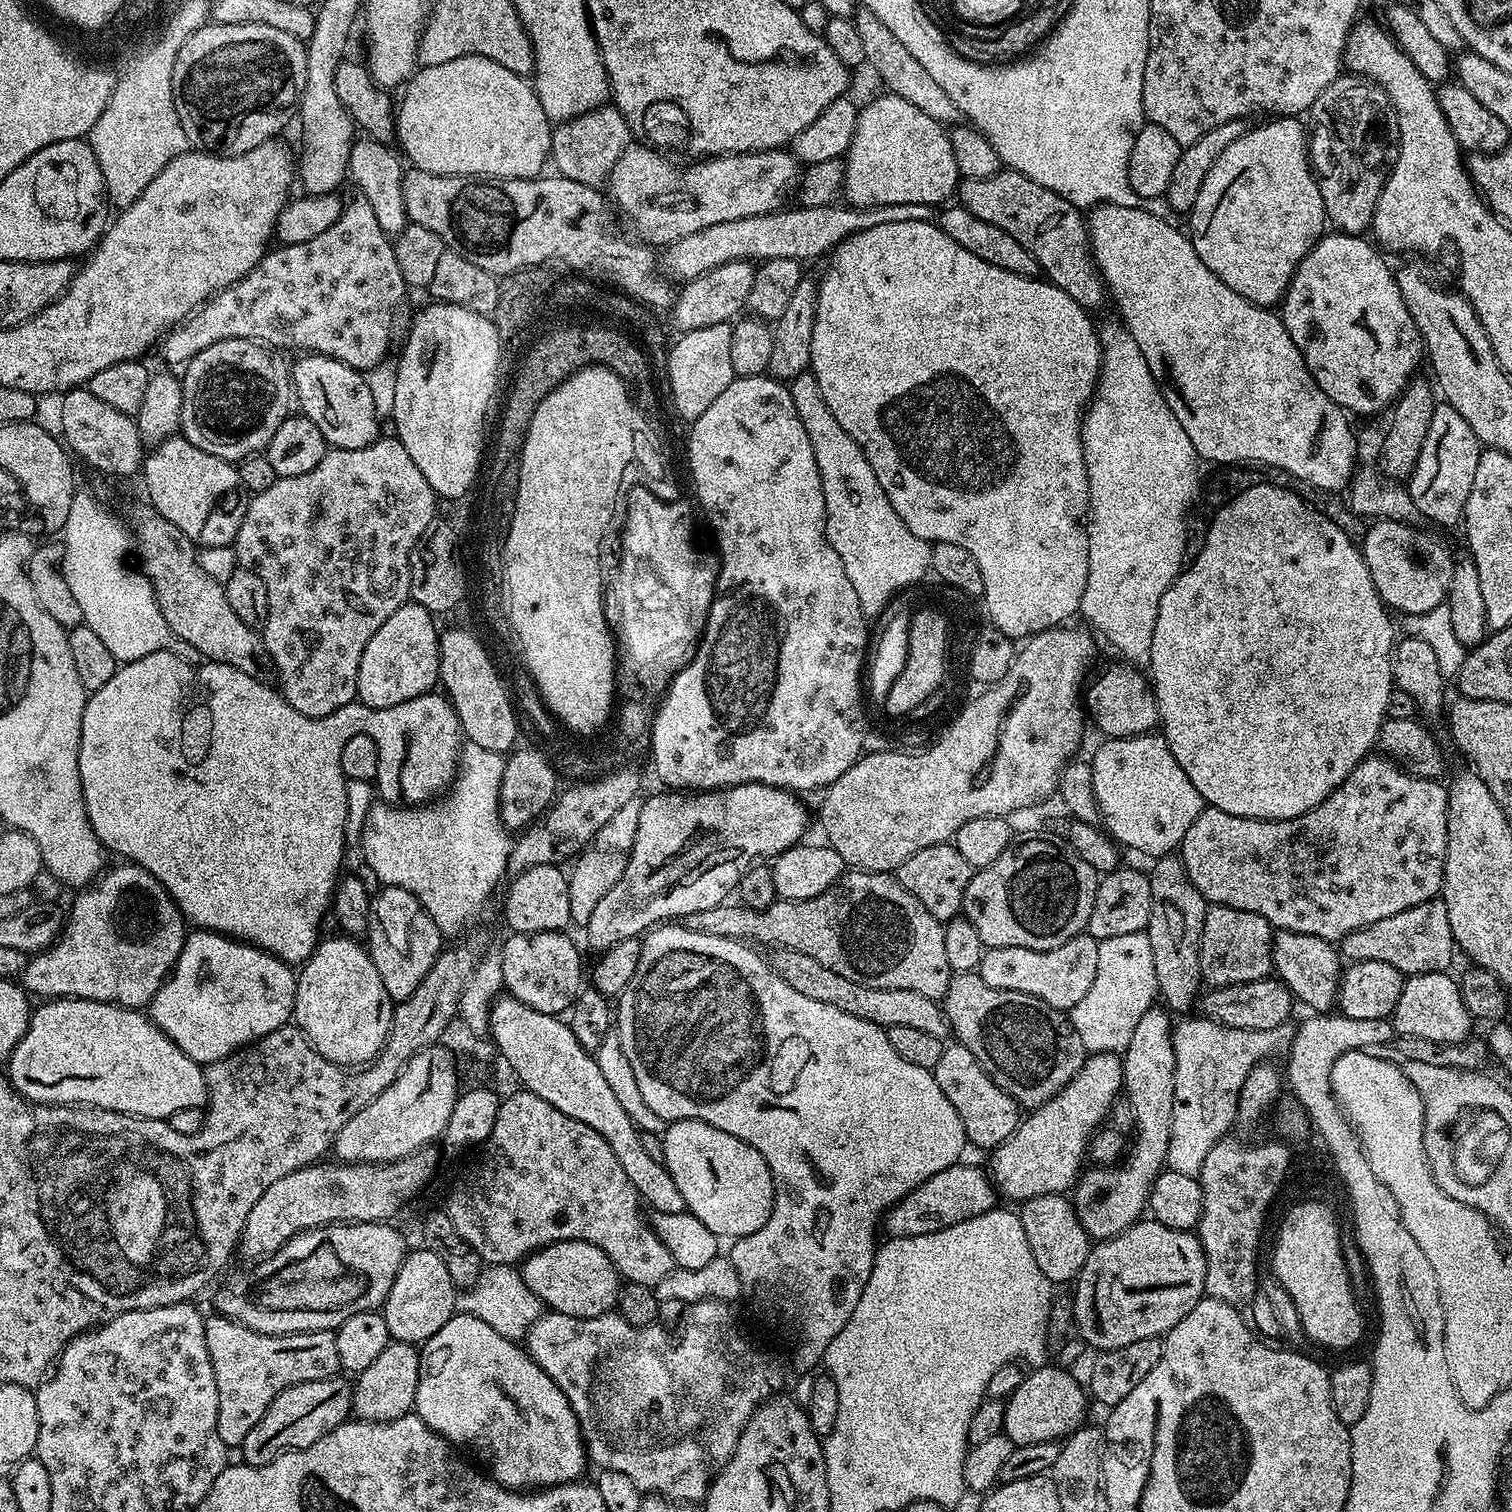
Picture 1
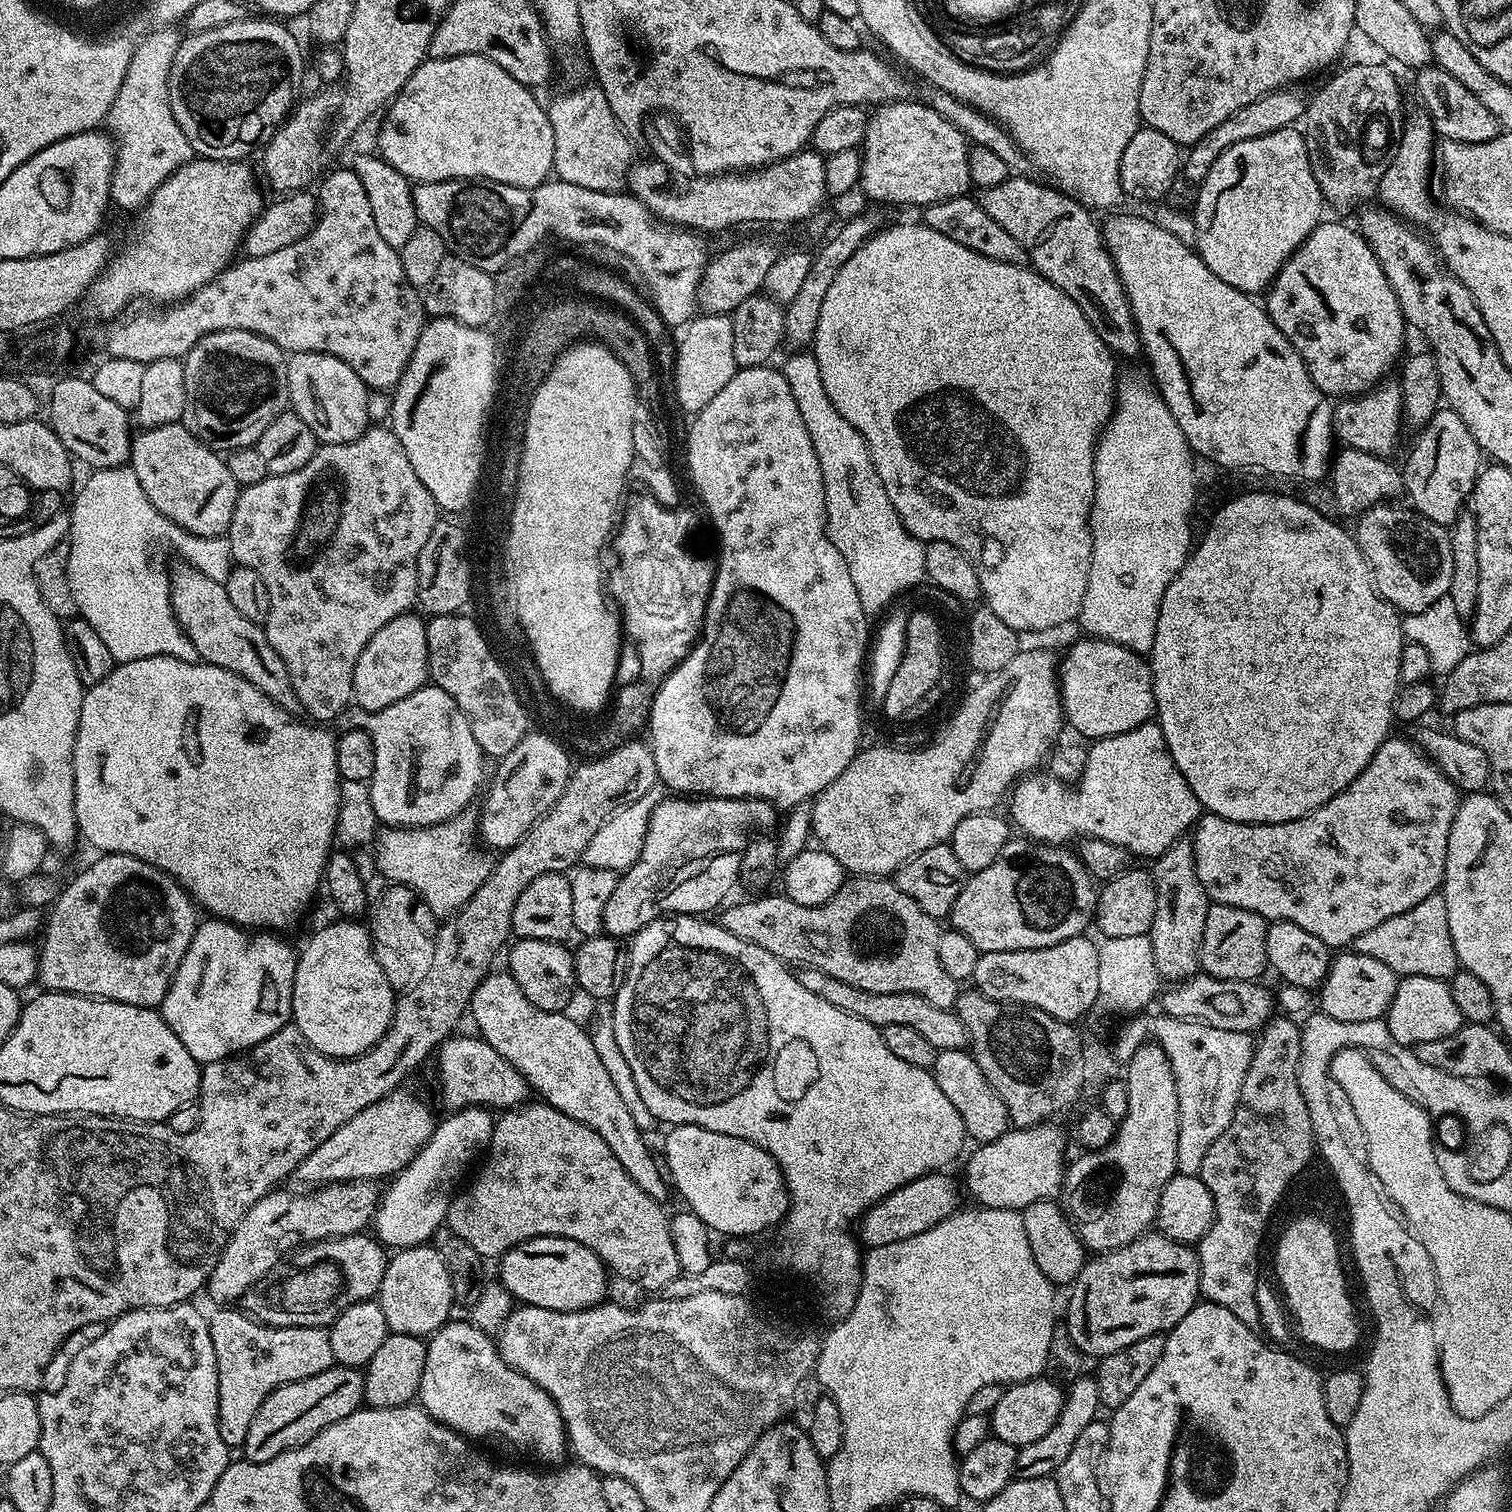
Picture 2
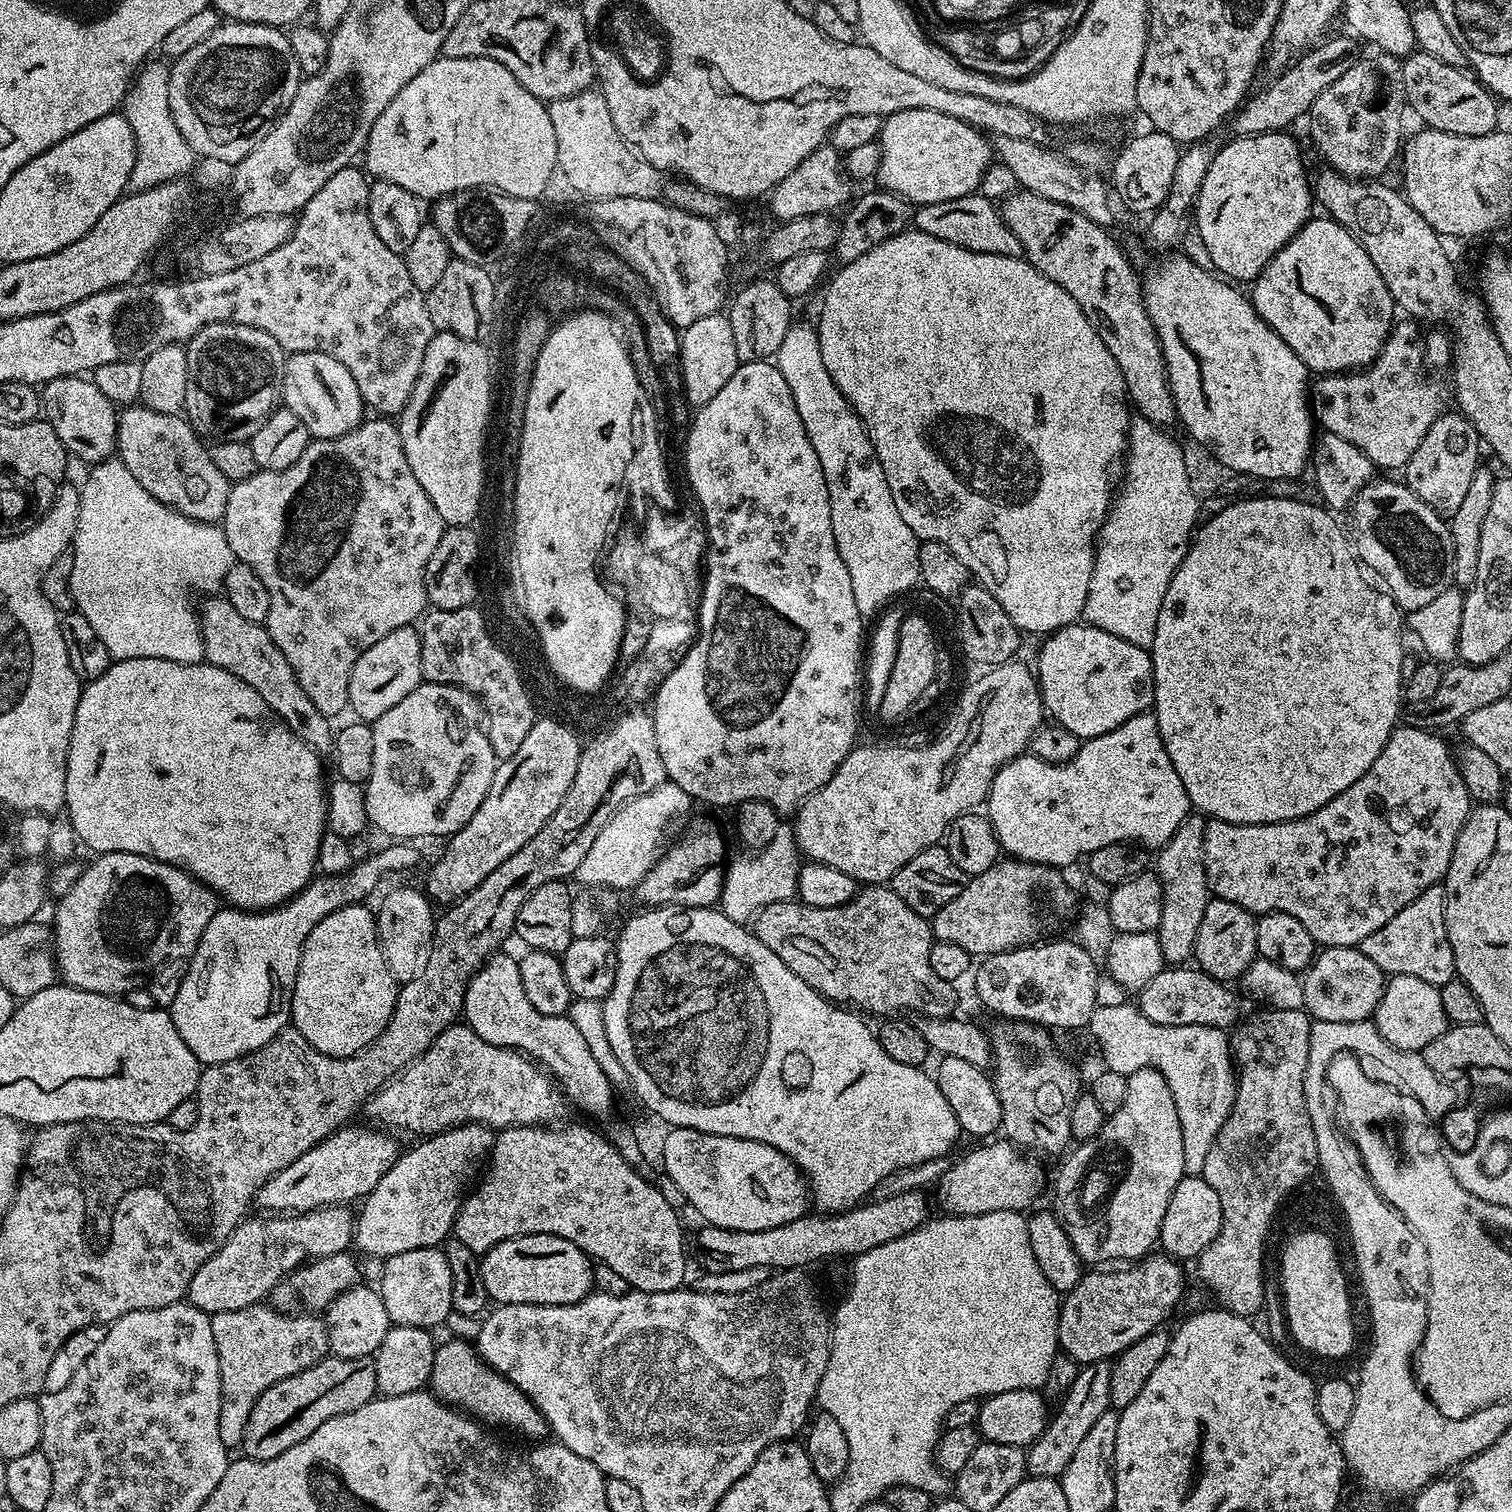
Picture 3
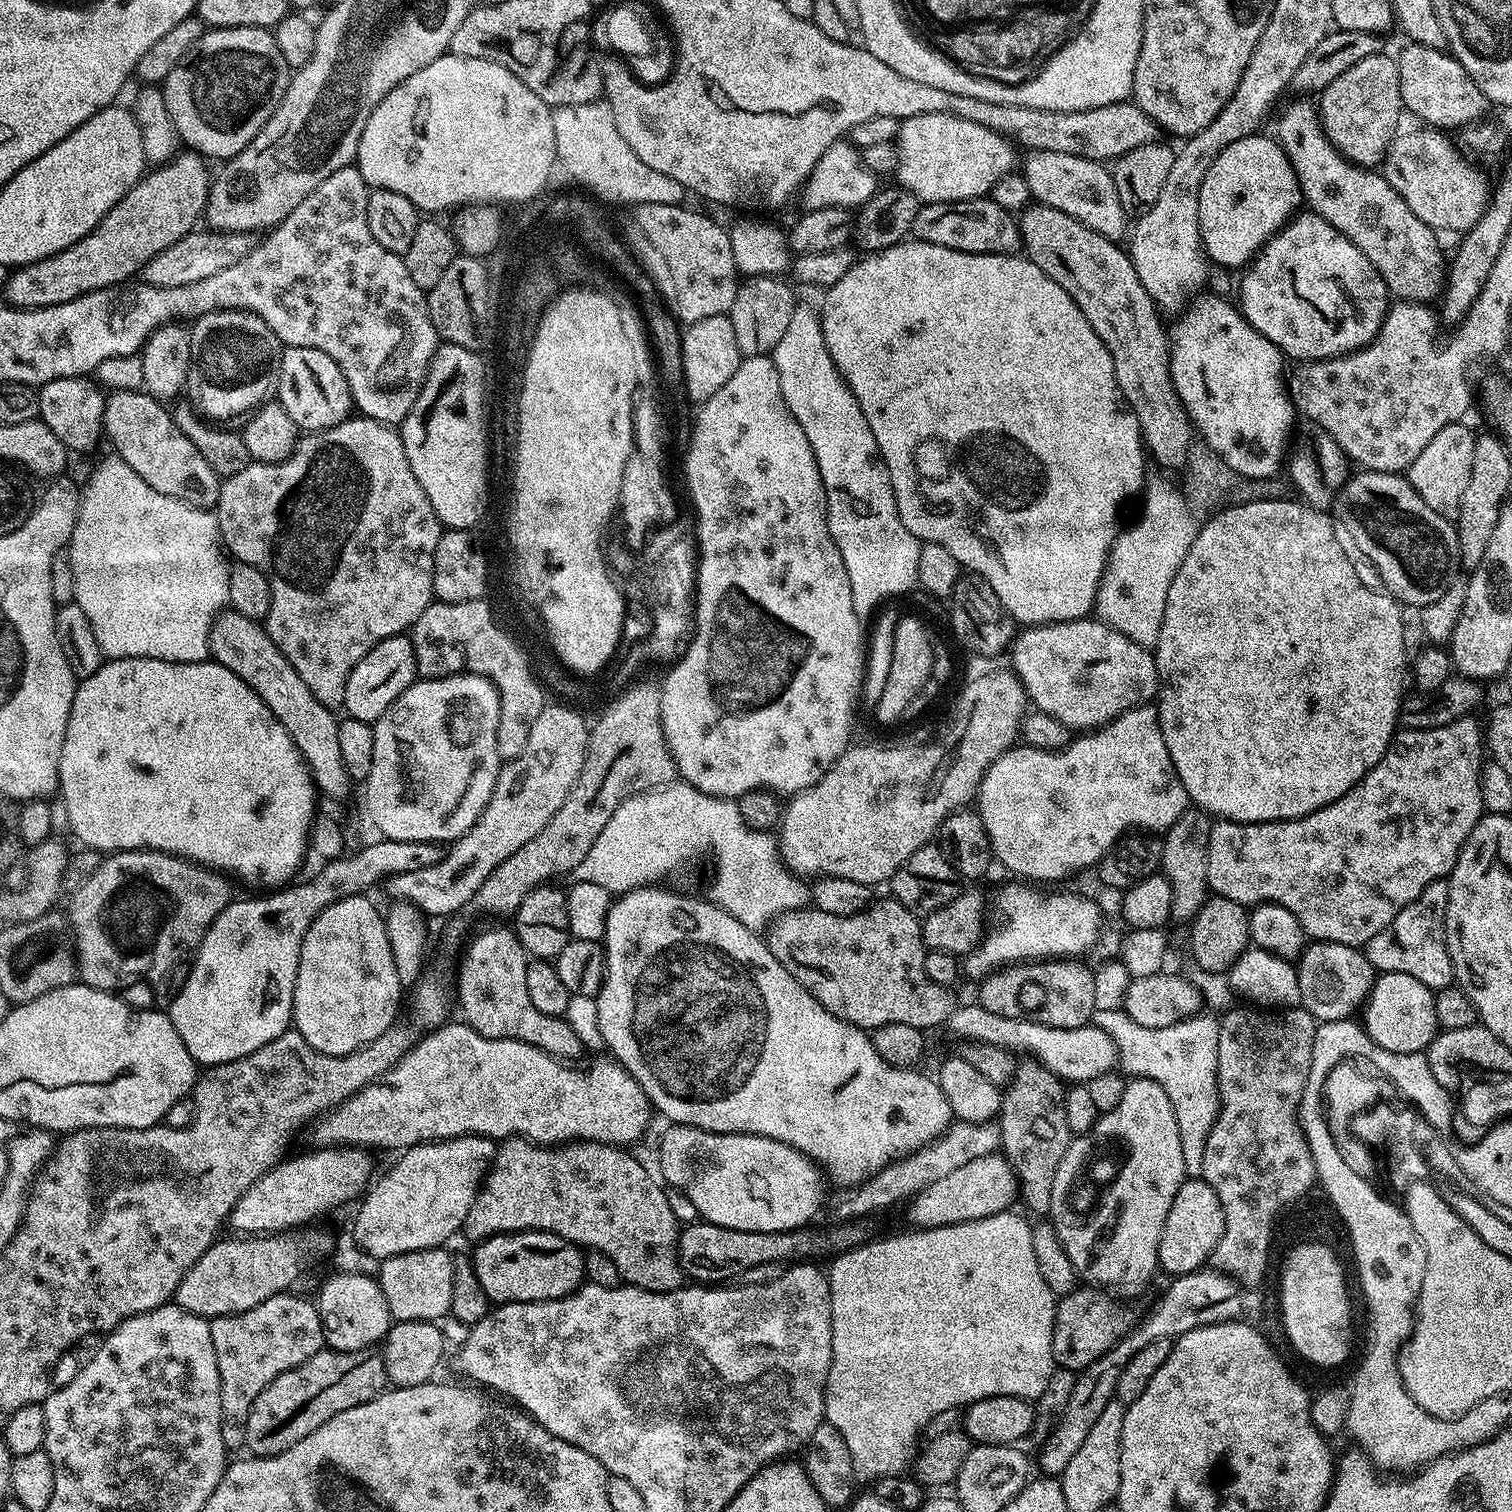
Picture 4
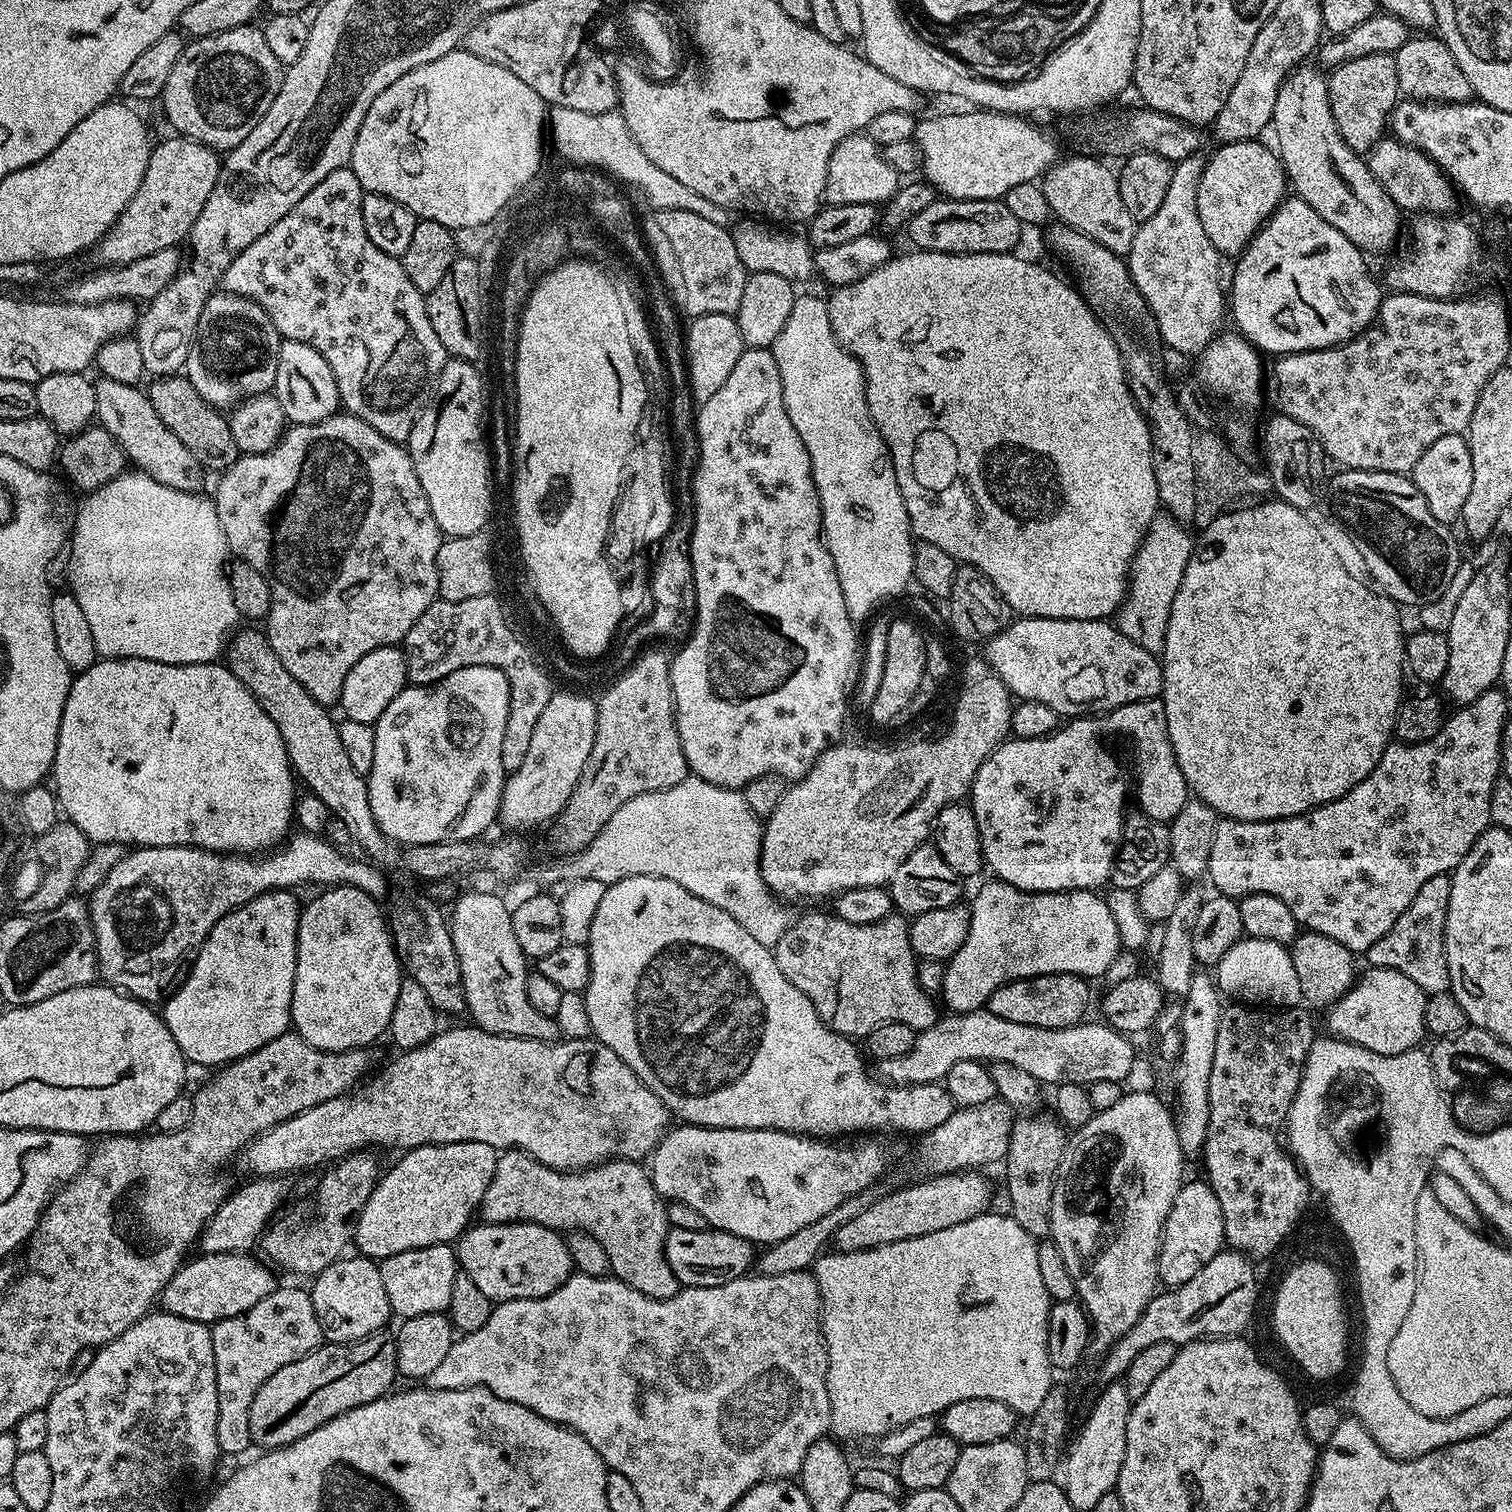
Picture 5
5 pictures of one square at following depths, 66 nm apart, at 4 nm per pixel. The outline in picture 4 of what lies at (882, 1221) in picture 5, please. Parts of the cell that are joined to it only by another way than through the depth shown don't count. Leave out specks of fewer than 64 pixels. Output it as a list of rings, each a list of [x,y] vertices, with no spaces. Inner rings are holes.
[[[993,1154],[976,1158],[958,1170],[951,1171],[938,1182],[922,1190],[907,1201],[908,1220],[913,1229],[954,1226],[967,1220],[990,1218],[999,1212],[1009,1211],[1018,1200],[1018,1185],[1015,1175],[1003,1155]]]

